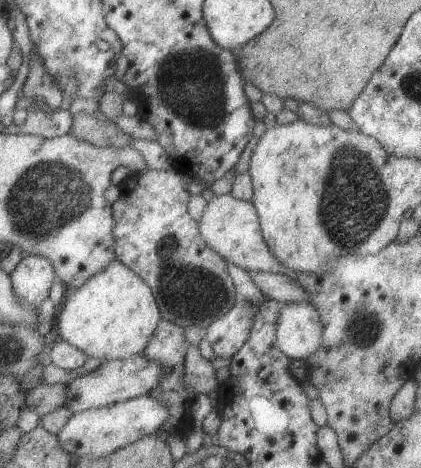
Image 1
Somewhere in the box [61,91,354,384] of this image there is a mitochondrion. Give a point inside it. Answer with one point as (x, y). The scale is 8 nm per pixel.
(199, 292)

